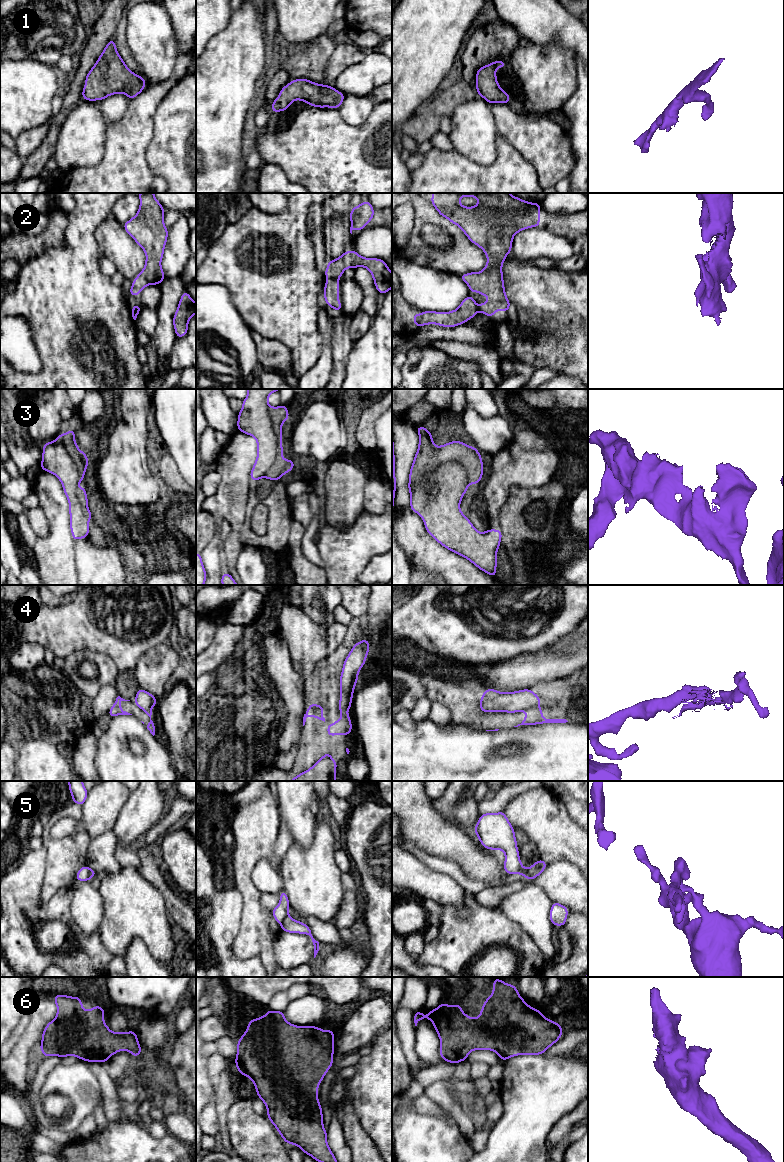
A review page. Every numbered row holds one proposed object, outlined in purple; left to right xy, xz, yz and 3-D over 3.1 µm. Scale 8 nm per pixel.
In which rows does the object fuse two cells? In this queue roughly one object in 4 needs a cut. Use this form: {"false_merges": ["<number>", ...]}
{"false_merges": ["2", "3", "5"]}

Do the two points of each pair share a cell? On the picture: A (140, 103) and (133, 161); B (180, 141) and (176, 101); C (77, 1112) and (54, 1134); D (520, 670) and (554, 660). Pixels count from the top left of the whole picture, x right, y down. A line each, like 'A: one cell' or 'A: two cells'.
A: one cell
B: one cell
C: two cells
D: one cell

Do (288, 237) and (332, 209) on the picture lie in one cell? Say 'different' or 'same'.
different

